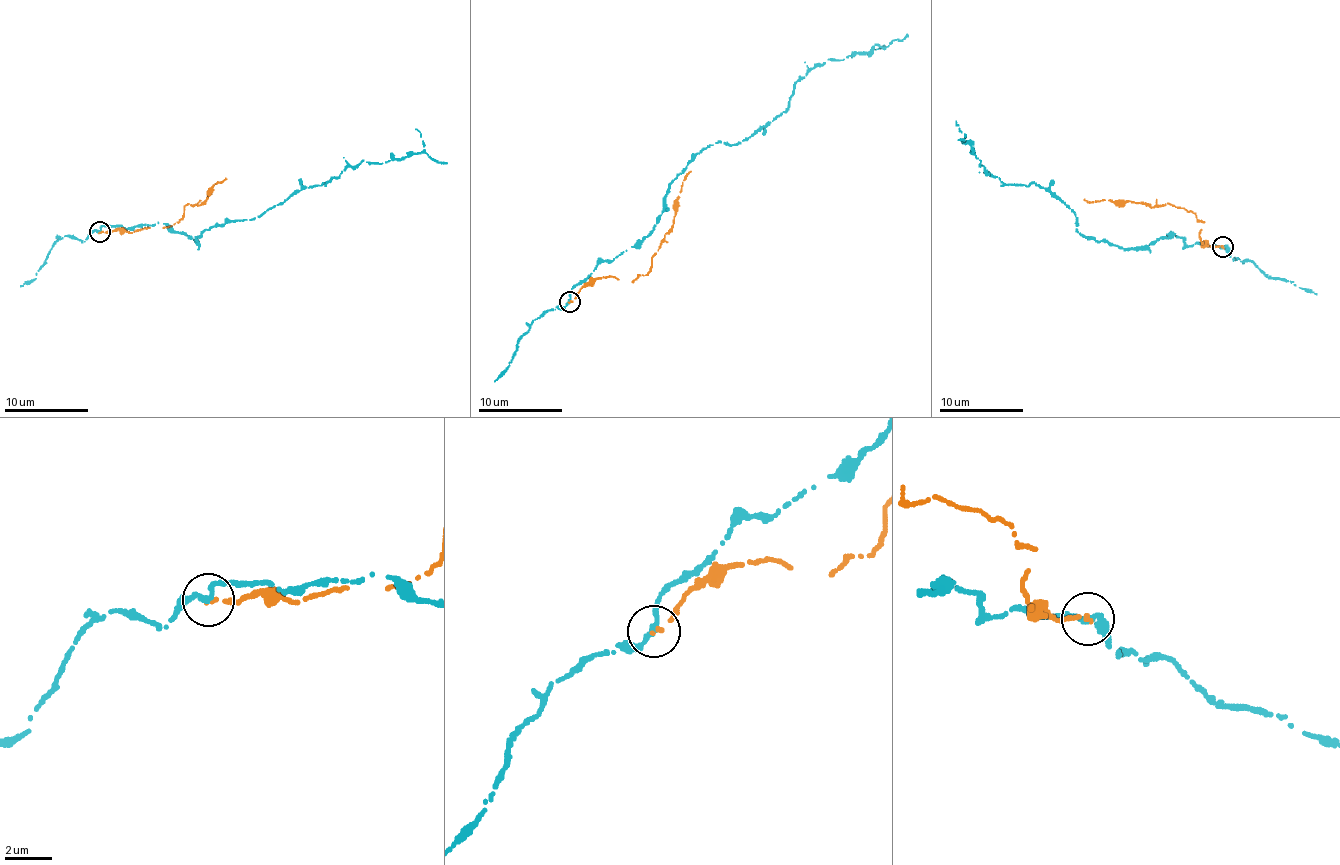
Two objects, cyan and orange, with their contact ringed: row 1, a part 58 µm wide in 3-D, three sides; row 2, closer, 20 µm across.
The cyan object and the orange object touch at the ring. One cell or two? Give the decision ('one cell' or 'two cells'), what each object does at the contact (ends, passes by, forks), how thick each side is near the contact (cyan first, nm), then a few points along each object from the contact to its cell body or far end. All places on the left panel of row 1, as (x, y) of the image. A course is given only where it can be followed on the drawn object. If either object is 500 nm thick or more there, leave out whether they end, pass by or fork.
two cells; cyan passes by; orange ends; calibres 240 and 150 nm; course cyan (99, 231), (166, 224), (194, 239), (264, 214), (364, 161), (425, 153), (446, 163); course orange (101, 231), (131, 233), (142, 227), (164, 228), (182, 219), (185, 205), (202, 203), (210, 187), (226, 179)

